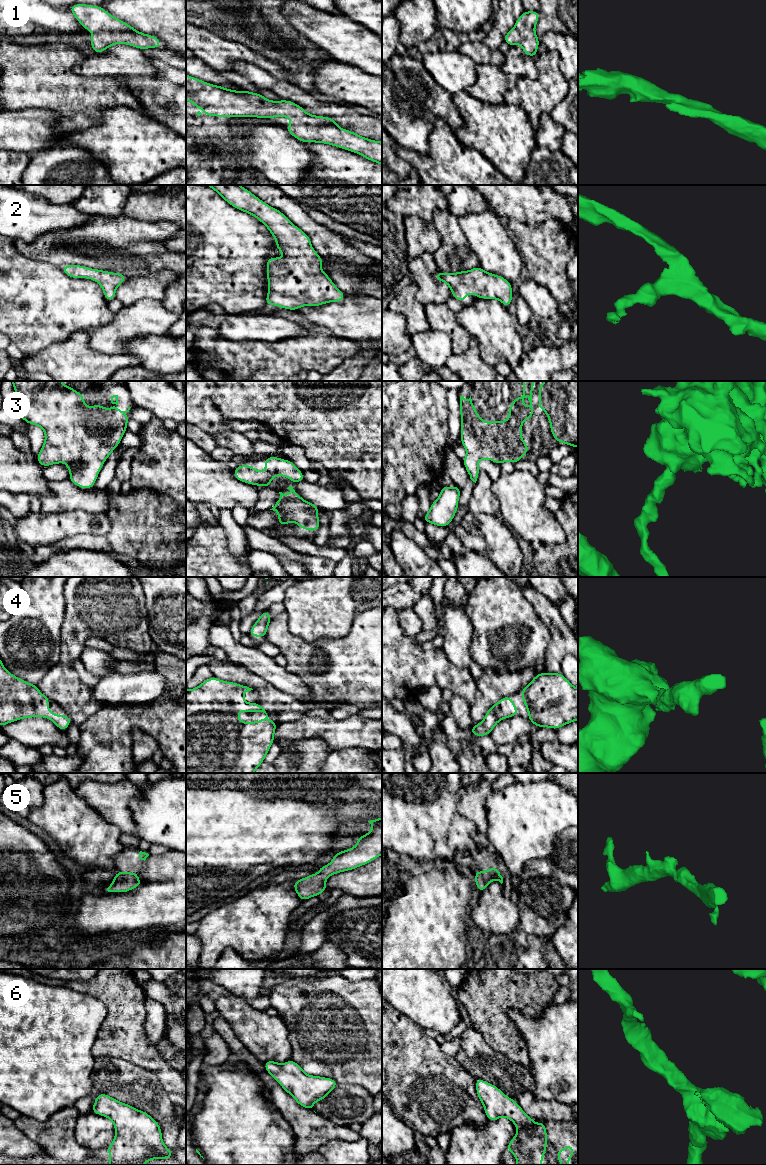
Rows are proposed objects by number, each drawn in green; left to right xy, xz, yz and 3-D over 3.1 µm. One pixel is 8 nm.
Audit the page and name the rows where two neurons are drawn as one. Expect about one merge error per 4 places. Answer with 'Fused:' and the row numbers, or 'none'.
Fused: none

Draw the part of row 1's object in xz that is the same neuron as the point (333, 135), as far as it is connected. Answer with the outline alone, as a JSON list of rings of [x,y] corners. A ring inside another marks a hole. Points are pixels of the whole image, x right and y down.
[[[186,74],[186,100],[192,101],[195,108],[203,107],[205,116],[216,117],[256,117],[276,118],[278,116],[291,119],[291,125],[284,128],[294,138],[304,143],[324,143],[357,153],[364,158],[382,166],[382,142],[364,138],[352,131],[342,129],[332,117],[308,114],[303,107],[289,100],[271,101],[263,95],[250,91],[235,91],[213,85]]]

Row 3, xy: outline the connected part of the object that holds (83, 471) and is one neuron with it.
[[[11,381],[13,384],[14,392],[18,396],[18,407],[17,411],[20,415],[20,417],[27,423],[27,424],[34,424],[39,427],[41,427],[44,430],[45,433],[45,441],[44,444],[39,451],[38,455],[36,456],[38,463],[42,467],[50,466],[53,464],[60,464],[61,462],[65,462],[66,468],[70,471],[69,480],[76,486],[82,488],[82,489],[91,489],[94,487],[96,479],[98,477],[98,474],[104,464],[104,462],[107,460],[108,456],[114,451],[114,449],[120,444],[122,437],[124,433],[127,431],[127,422],[131,419],[130,417],[126,417],[125,413],[129,412],[130,408],[128,408],[127,411],[119,411],[118,407],[113,407],[110,409],[104,408],[102,405],[99,404],[93,404],[93,408],[89,408],[88,404],[85,404],[83,402],[84,394],[77,392],[72,389],[71,385],[65,385],[63,386],[61,384],[62,381]]]

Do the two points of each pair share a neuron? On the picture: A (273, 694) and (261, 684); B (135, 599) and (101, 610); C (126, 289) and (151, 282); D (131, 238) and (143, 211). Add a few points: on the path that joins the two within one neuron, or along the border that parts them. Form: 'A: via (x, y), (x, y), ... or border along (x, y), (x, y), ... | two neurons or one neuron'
A: via (270, 691), (264, 686) | one neuron
B: via (127, 599), (113, 599), (109, 602) | one neuron
C: via (132, 289), (145, 287) | one neuron
D: border along (122, 214), (146, 221), (163, 220) | two neurons

